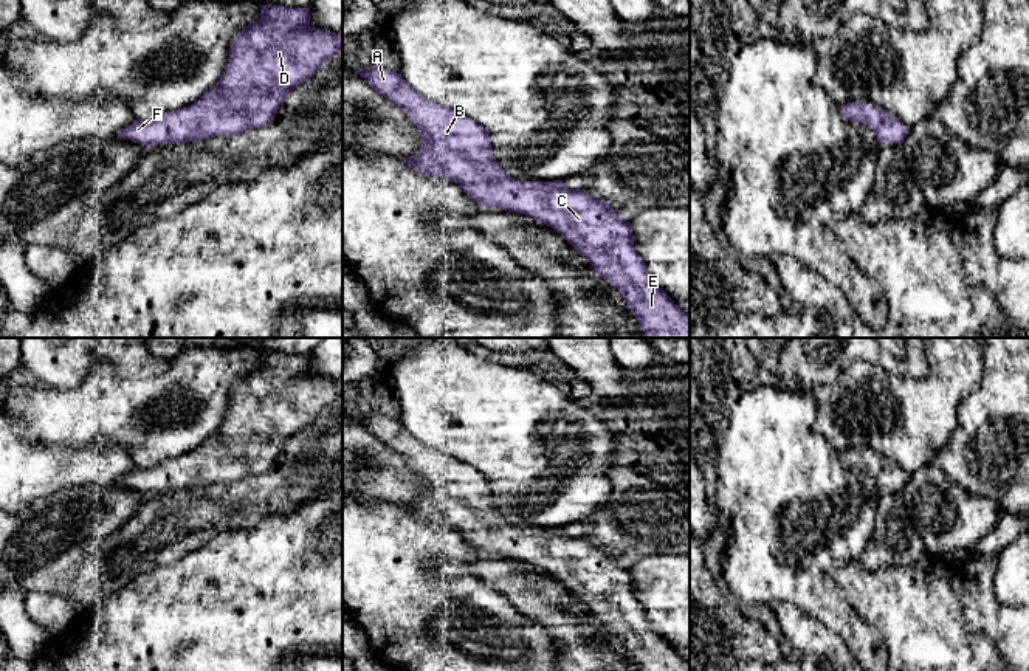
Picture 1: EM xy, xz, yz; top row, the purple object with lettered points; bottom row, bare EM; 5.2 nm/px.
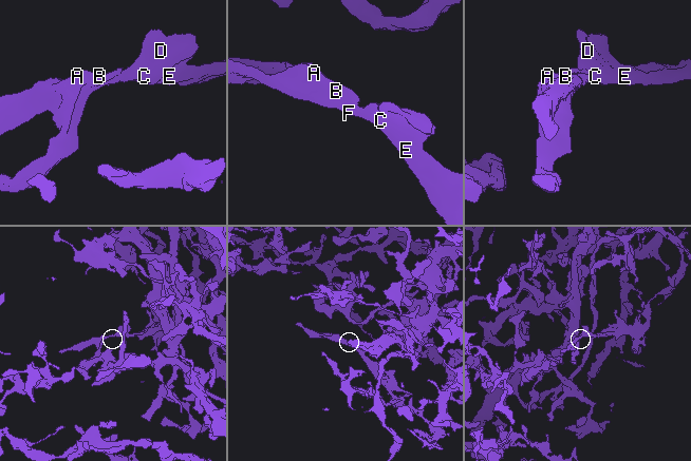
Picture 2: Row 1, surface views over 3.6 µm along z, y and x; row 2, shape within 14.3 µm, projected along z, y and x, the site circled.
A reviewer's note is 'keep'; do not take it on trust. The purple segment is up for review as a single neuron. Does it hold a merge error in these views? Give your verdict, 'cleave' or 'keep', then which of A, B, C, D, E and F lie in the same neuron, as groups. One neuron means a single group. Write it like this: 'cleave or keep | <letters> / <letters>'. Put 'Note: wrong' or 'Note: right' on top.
Note: right
keep | A B C D E F

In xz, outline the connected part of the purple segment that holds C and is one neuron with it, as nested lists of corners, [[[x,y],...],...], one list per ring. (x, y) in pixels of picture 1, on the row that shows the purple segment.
[[[358,67],[358,74],[377,93],[401,108],[420,130],[420,150],[401,158],[412,170],[426,177],[451,178],[482,206],[525,214],[556,229],[586,257],[600,277],[618,290],[646,338],[690,338],[690,315],[651,280],[645,260],[635,251],[631,223],[623,220],[607,201],[592,197],[584,189],[567,189],[563,180],[513,180],[494,160],[491,136],[482,126],[443,104],[426,99],[411,88],[401,74],[387,68]]]

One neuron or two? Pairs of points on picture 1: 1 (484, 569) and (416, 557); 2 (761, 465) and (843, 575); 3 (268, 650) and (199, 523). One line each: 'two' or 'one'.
1: two
2: two
3: two

